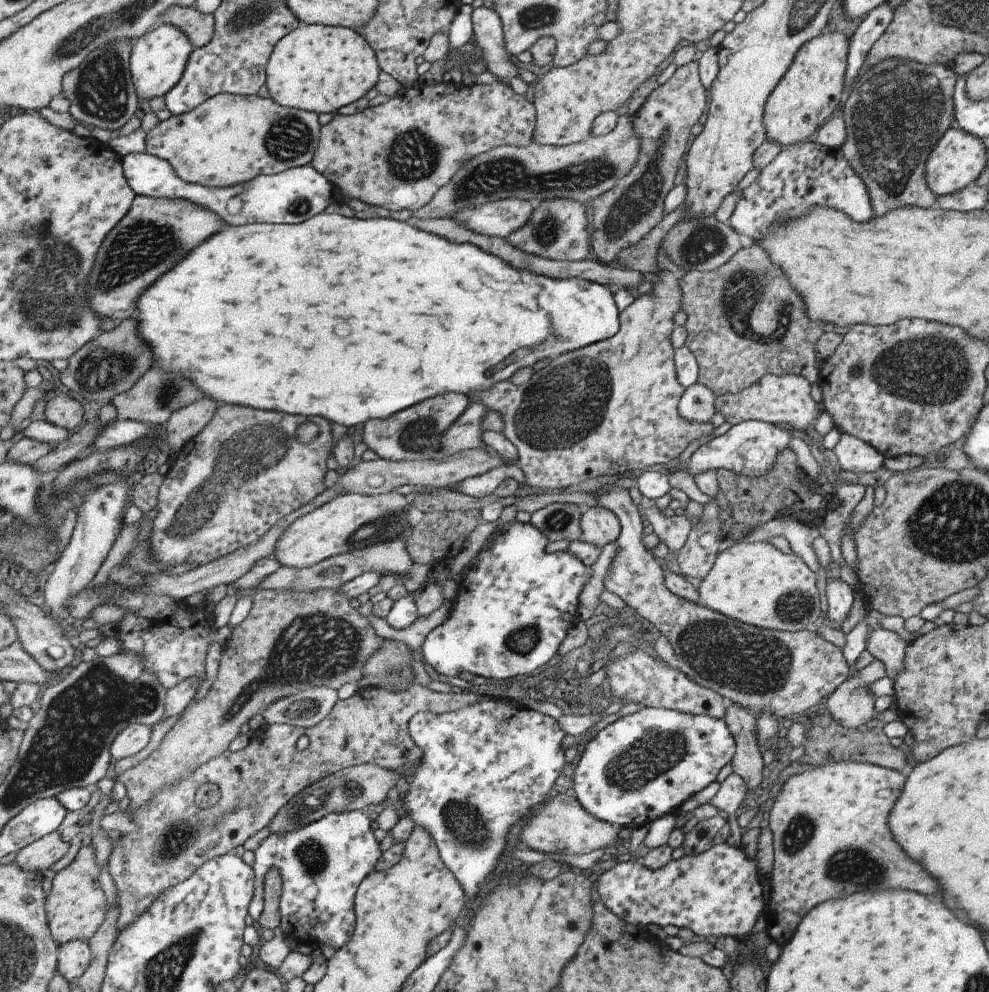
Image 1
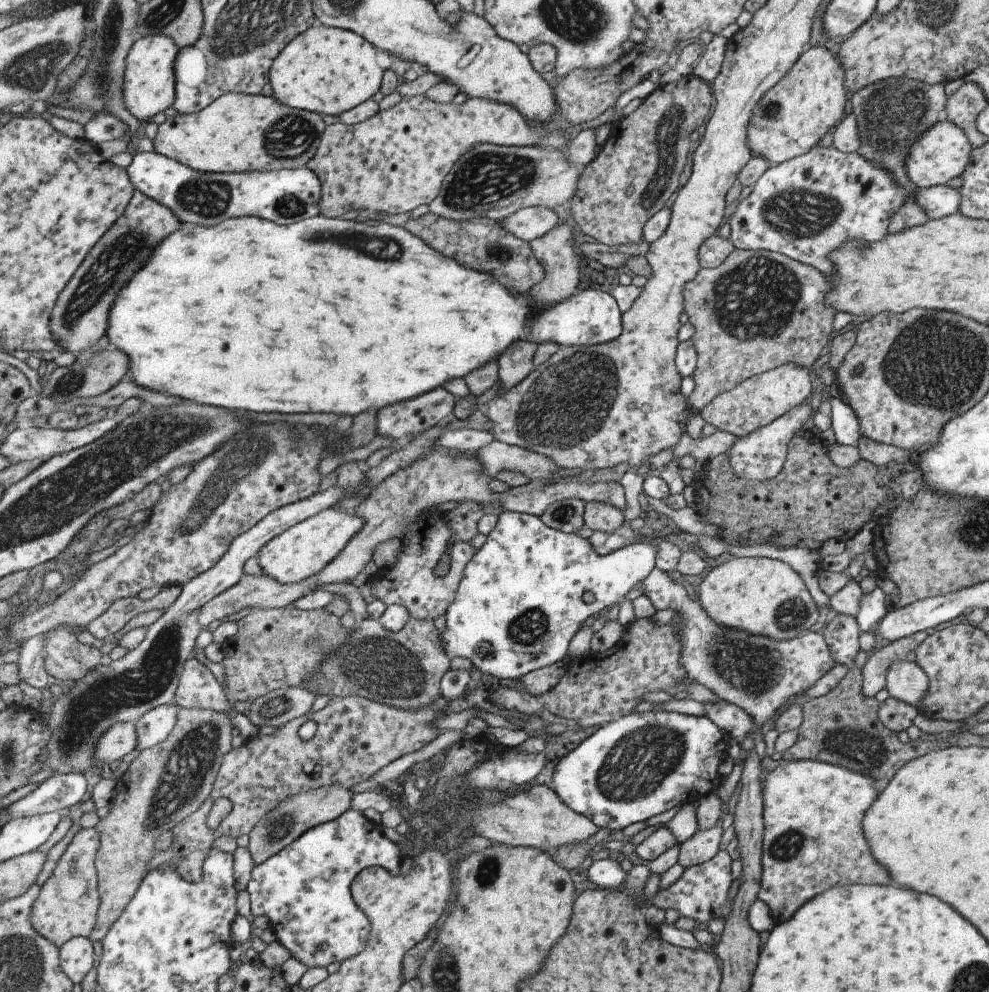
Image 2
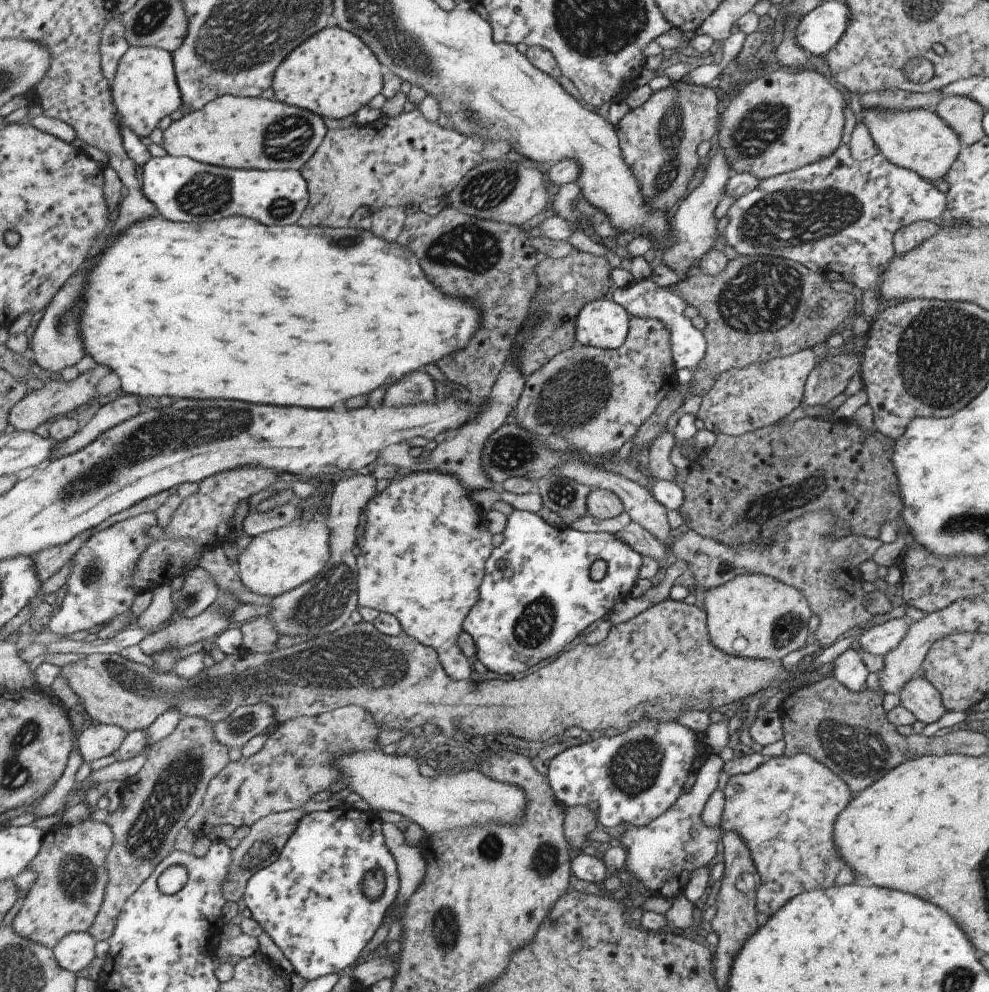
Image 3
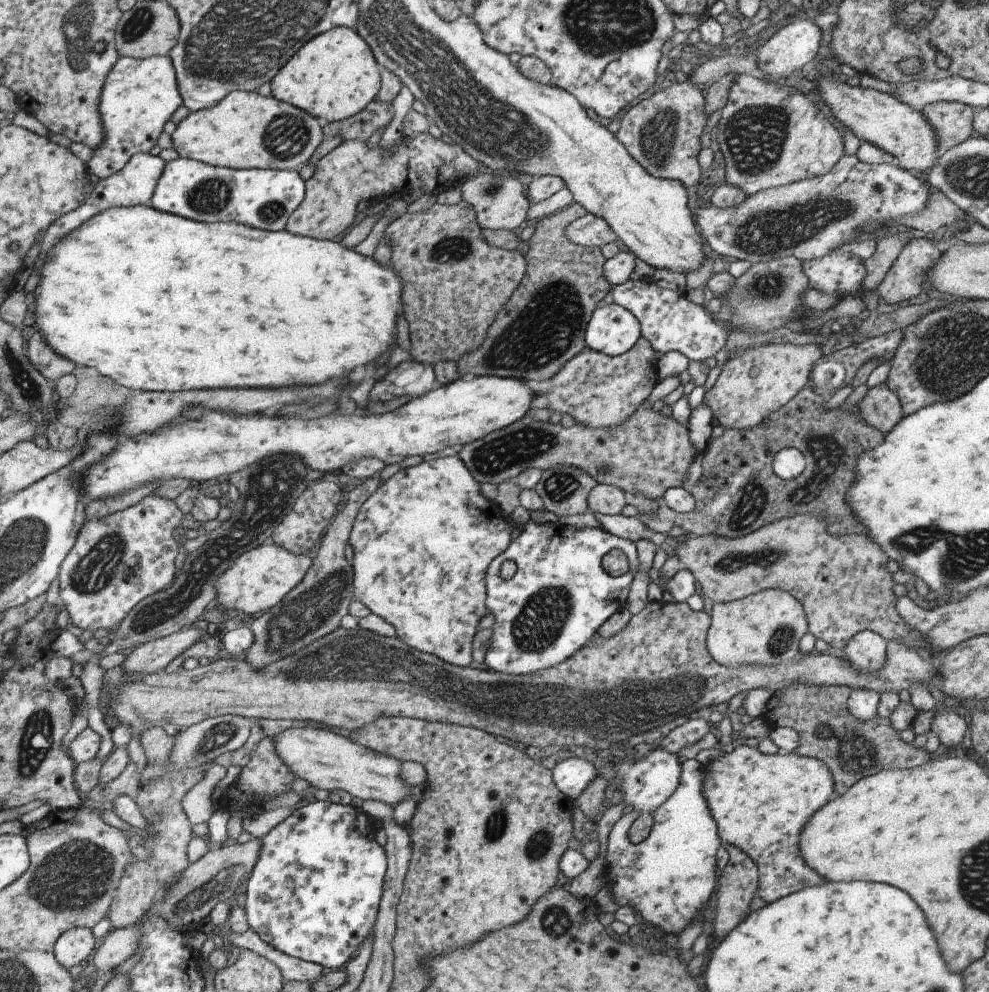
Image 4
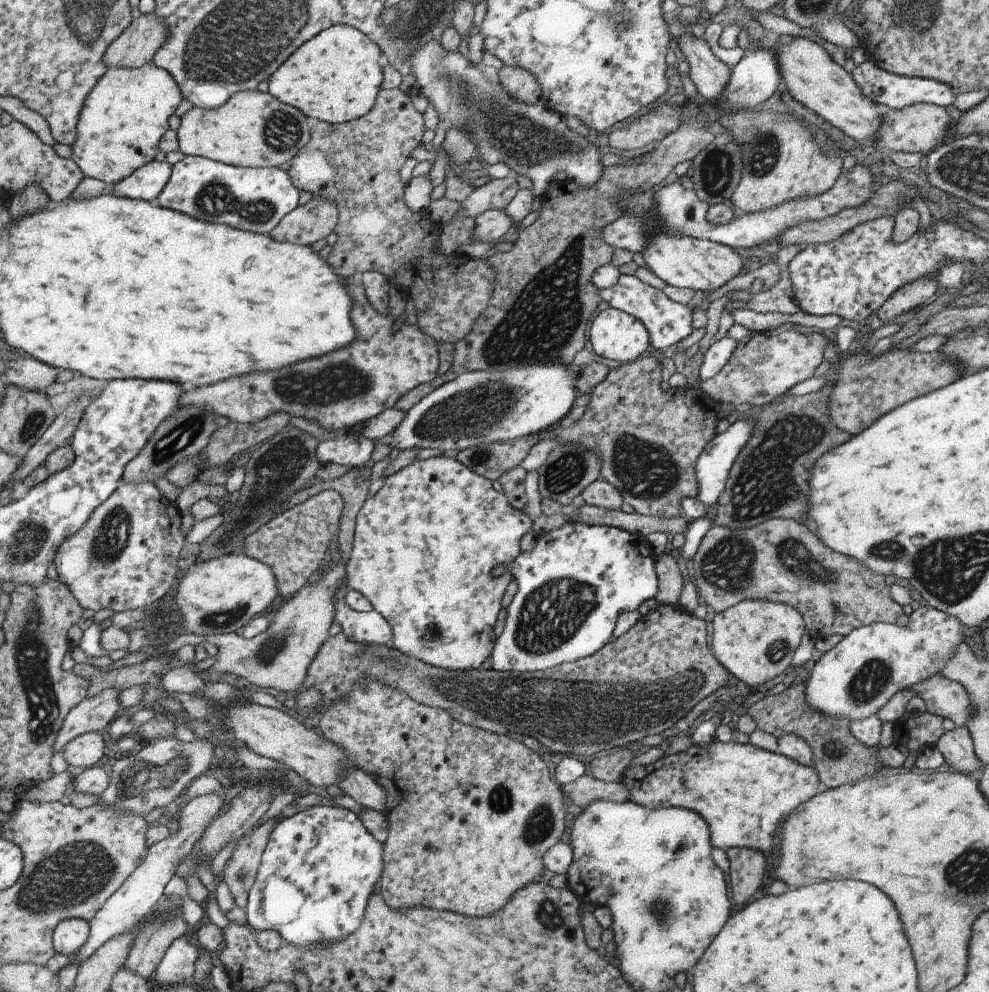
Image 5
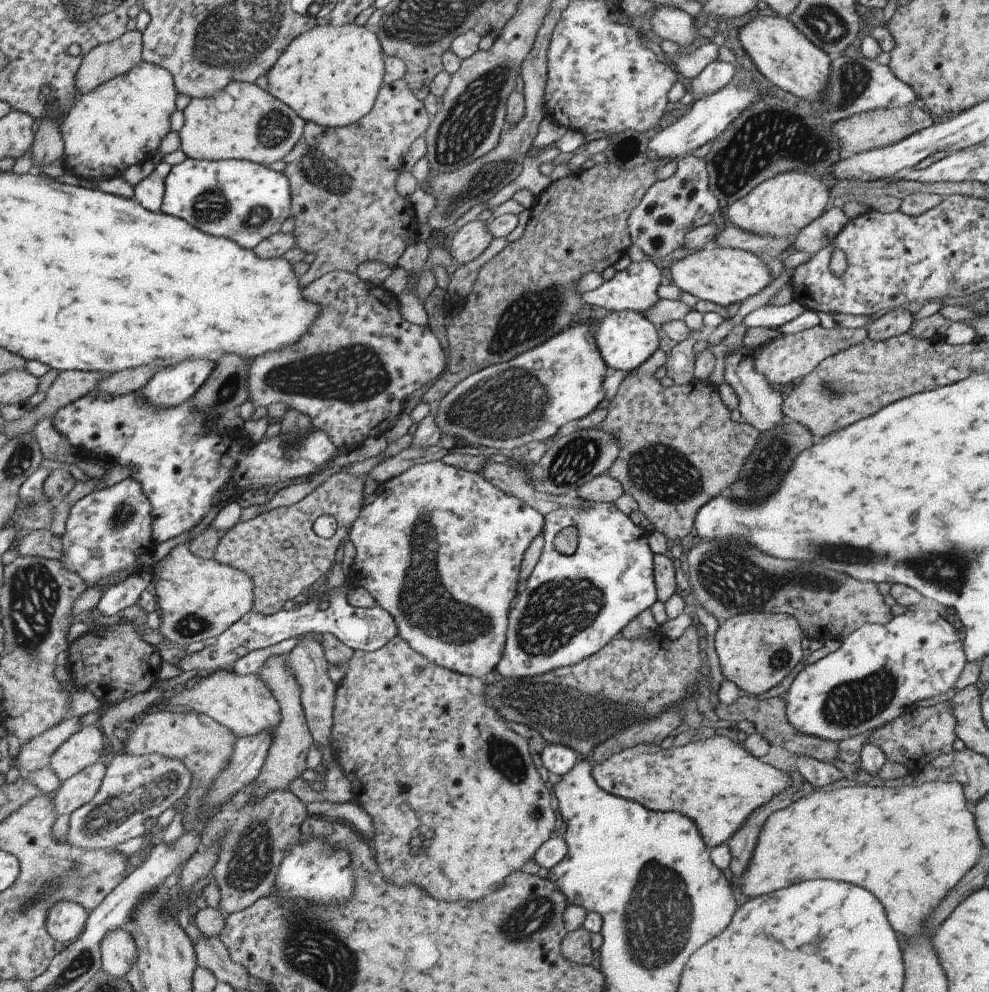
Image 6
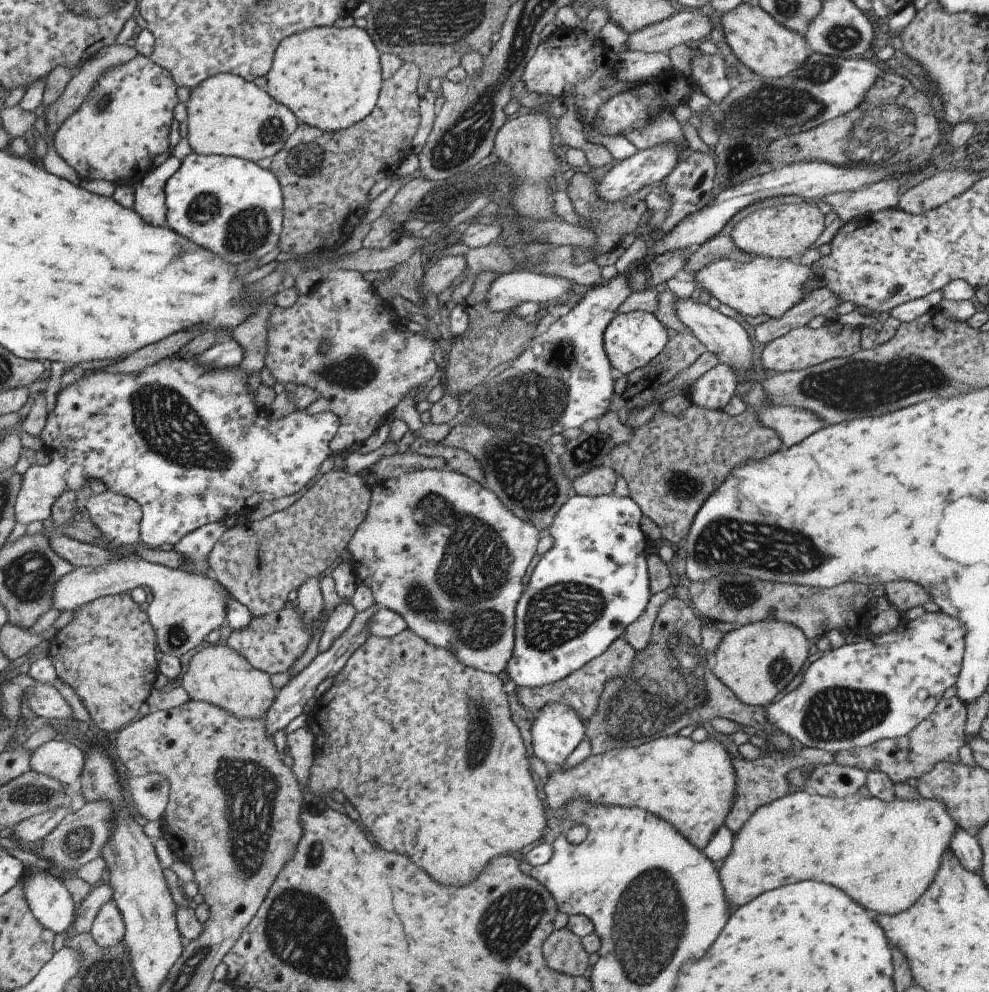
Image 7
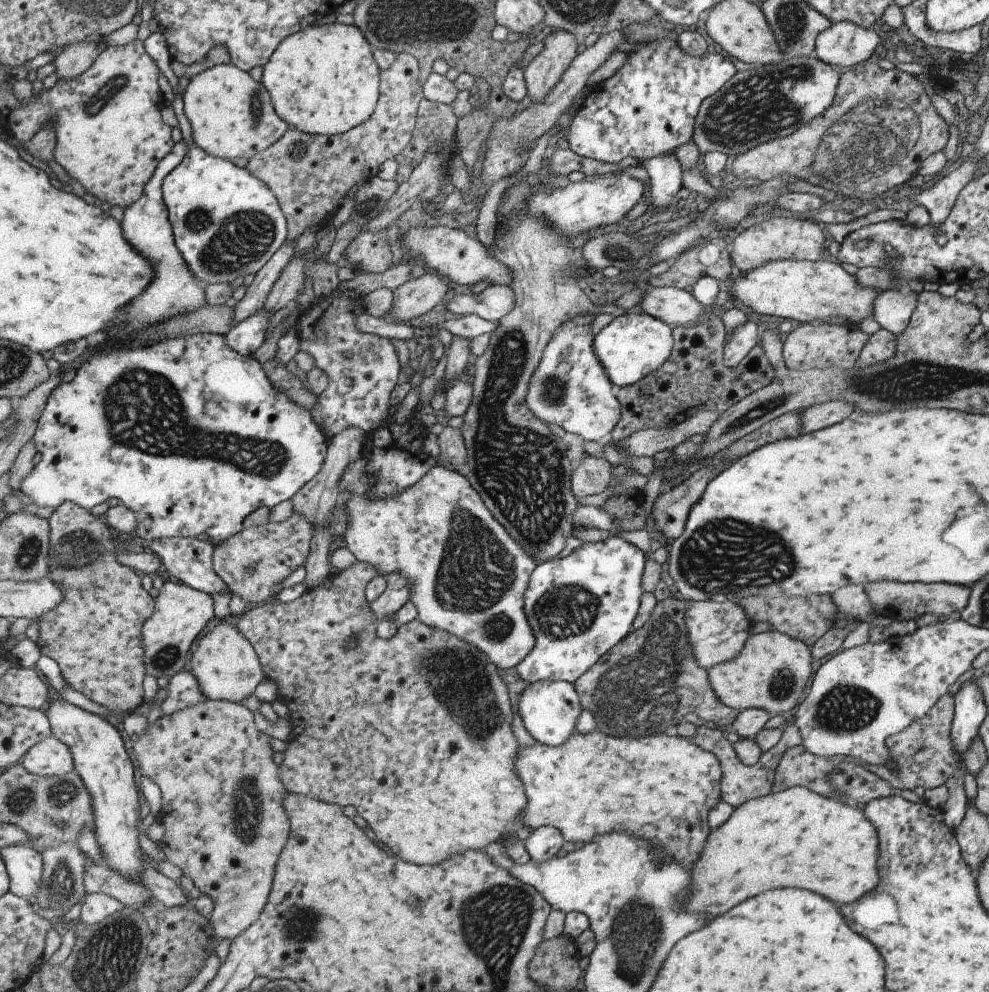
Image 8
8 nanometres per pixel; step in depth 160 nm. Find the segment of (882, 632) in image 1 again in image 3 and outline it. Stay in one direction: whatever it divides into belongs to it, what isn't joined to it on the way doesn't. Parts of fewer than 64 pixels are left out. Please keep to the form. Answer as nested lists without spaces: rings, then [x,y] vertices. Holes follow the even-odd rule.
[[[924,678],[907,681],[897,696],[899,704],[925,725],[937,722],[947,712],[937,689]]]

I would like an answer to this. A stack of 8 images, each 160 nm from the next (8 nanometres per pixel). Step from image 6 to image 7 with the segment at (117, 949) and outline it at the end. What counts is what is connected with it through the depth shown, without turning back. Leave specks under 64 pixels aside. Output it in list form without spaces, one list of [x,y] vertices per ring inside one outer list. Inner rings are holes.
[[[113,899],[100,908],[90,933],[101,948],[113,948],[123,942],[126,926],[123,914]]]

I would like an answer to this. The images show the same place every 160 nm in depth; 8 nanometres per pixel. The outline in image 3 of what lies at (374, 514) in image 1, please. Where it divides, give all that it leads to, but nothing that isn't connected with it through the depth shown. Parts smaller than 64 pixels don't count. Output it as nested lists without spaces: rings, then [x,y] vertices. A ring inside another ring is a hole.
[[[314,520],[306,527],[287,524],[255,536],[240,554],[236,571],[240,582],[249,591],[259,596],[278,597],[316,578],[331,556],[332,541],[326,520]]]

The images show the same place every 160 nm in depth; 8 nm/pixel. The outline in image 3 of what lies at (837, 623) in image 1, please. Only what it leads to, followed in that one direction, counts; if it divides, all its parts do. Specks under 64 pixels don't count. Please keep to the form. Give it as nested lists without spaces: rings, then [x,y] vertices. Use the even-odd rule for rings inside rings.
[[[848,648],[832,661],[833,676],[852,693],[866,690],[867,669],[853,649]]]

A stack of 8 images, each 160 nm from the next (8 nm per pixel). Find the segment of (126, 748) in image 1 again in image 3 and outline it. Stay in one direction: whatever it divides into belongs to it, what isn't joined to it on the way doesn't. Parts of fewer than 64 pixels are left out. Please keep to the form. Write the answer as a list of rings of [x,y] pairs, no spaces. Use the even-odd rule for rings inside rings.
[[[103,723],[89,725],[77,733],[77,750],[85,761],[99,760],[109,754],[117,754],[128,732],[117,725]]]

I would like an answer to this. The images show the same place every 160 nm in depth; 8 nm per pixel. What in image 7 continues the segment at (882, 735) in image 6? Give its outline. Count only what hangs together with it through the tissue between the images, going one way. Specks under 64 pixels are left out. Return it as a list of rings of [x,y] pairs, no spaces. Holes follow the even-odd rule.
[[[959,698],[942,699],[933,711],[913,730],[898,738],[882,739],[862,748],[851,748],[835,753],[835,763],[859,768],[865,772],[879,770],[892,784],[906,783],[909,778],[919,778],[929,772],[937,762],[959,763],[959,748],[966,744],[964,724],[965,706]]]

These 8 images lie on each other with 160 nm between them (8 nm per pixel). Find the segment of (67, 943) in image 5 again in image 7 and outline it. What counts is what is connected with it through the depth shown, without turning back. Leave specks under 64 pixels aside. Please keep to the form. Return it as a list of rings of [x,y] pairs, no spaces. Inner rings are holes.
[[[31,868],[25,873],[23,884],[33,914],[46,929],[63,935],[75,922],[78,904],[63,882],[51,876],[45,868]]]

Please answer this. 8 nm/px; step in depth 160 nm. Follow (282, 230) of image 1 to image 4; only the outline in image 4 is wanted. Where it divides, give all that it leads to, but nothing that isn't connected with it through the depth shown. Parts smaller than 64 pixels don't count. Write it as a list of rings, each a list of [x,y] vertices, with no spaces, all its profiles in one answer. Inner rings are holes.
[[[137,205],[132,207],[113,207],[108,208],[105,212],[100,212],[98,215],[93,216],[86,223],[81,224],[79,228],[67,233],[57,244],[54,244],[50,251],[46,252],[45,264],[41,266],[39,272],[32,270],[32,278],[27,286],[27,294],[32,293],[36,300],[34,302],[34,312],[30,315],[33,316],[34,324],[37,330],[44,337],[45,342],[56,352],[63,357],[67,357],[79,366],[93,366],[101,375],[108,376],[116,384],[120,385],[123,390],[131,392],[145,392],[145,391],[191,391],[193,388],[249,388],[249,386],[269,386],[269,388],[279,388],[279,386],[299,386],[299,384],[323,384],[335,376],[343,376],[349,374],[351,370],[355,370],[361,364],[369,364],[375,358],[379,358],[381,354],[385,354],[389,350],[391,344],[395,345],[395,334],[397,334],[397,316],[403,314],[403,300],[401,300],[401,284],[402,278],[396,272],[395,266],[382,267],[373,258],[362,256],[355,252],[352,248],[345,248],[338,242],[332,242],[327,239],[316,239],[313,237],[293,236],[289,232],[265,232],[265,230],[257,230],[251,226],[243,226],[237,222],[219,222],[219,224],[205,224],[203,221],[193,222],[175,214],[160,211],[153,206]],[[613,302],[595,307],[585,327],[584,344],[610,357],[627,352],[642,336],[637,319]]]

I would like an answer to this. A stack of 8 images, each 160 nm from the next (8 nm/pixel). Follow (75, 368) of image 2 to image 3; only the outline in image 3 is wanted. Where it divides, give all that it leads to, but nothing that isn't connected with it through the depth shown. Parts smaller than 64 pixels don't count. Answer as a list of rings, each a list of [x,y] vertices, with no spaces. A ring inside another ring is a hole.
[[[98,365],[93,370],[79,374],[76,379],[71,381],[51,381],[43,387],[35,385],[28,395],[20,403],[16,404],[9,415],[9,422],[12,429],[33,432],[33,430],[37,430],[37,426],[45,424],[51,418],[69,415],[69,412],[77,410],[79,406],[83,406],[85,402],[89,403],[95,397],[95,388],[97,388],[99,380],[102,382],[102,378],[111,371],[113,370],[110,367]]]

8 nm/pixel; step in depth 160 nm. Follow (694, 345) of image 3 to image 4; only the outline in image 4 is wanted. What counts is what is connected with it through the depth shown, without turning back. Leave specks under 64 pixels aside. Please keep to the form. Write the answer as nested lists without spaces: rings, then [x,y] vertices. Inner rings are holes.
[[[647,278],[627,279],[623,284],[611,286],[610,290],[612,302],[628,310],[637,319],[642,337],[649,341],[654,351],[665,353],[669,350],[677,350],[688,360],[702,361],[725,347],[725,340],[727,340],[730,330],[715,316],[709,314],[702,305],[687,301],[681,292],[660,289]]]

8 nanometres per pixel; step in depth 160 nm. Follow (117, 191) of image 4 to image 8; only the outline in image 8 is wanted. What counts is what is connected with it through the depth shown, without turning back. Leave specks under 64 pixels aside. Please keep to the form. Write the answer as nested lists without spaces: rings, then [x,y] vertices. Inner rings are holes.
[[[179,141],[160,162],[156,174],[145,186],[144,195],[124,212],[121,224],[125,224],[125,236],[129,236],[129,244],[133,244],[135,248],[141,248],[141,252],[145,252],[145,256],[149,256],[149,260],[157,260],[157,280],[153,280],[153,284],[149,286],[149,292],[145,292],[145,296],[141,296],[141,300],[137,300],[137,304],[129,304],[129,308],[125,308],[127,312],[125,312],[125,316],[121,316],[121,324],[117,324],[117,328],[110,328],[104,332],[103,336],[107,340],[106,345],[97,349],[80,364],[75,378],[70,383],[61,383],[51,393],[33,438],[41,460],[35,466],[35,470],[23,478],[20,490],[35,504],[35,508],[39,506],[39,508],[53,507],[56,509],[61,507],[61,504],[72,501],[85,509],[90,509],[109,500],[109,498],[116,498],[122,505],[127,505],[137,514],[140,523],[135,533],[136,538],[145,542],[153,542],[153,540],[175,537],[209,536],[211,544],[217,547],[219,544],[224,544],[225,540],[240,535],[244,531],[243,520],[251,512],[262,507],[275,508],[277,504],[293,499],[297,492],[301,491],[301,488],[316,478],[323,469],[328,455],[328,444],[326,437],[323,436],[321,426],[314,419],[310,409],[301,405],[295,398],[290,399],[284,392],[281,392],[267,376],[261,362],[255,360],[253,355],[245,356],[230,347],[226,335],[194,333],[189,337],[164,338],[148,343],[142,343],[139,339],[135,339],[138,336],[137,333],[143,333],[157,325],[167,323],[178,315],[190,315],[207,305],[205,284],[201,283],[193,274],[181,249],[177,246],[172,220],[164,199],[164,178],[185,160],[188,150],[187,142]]]

